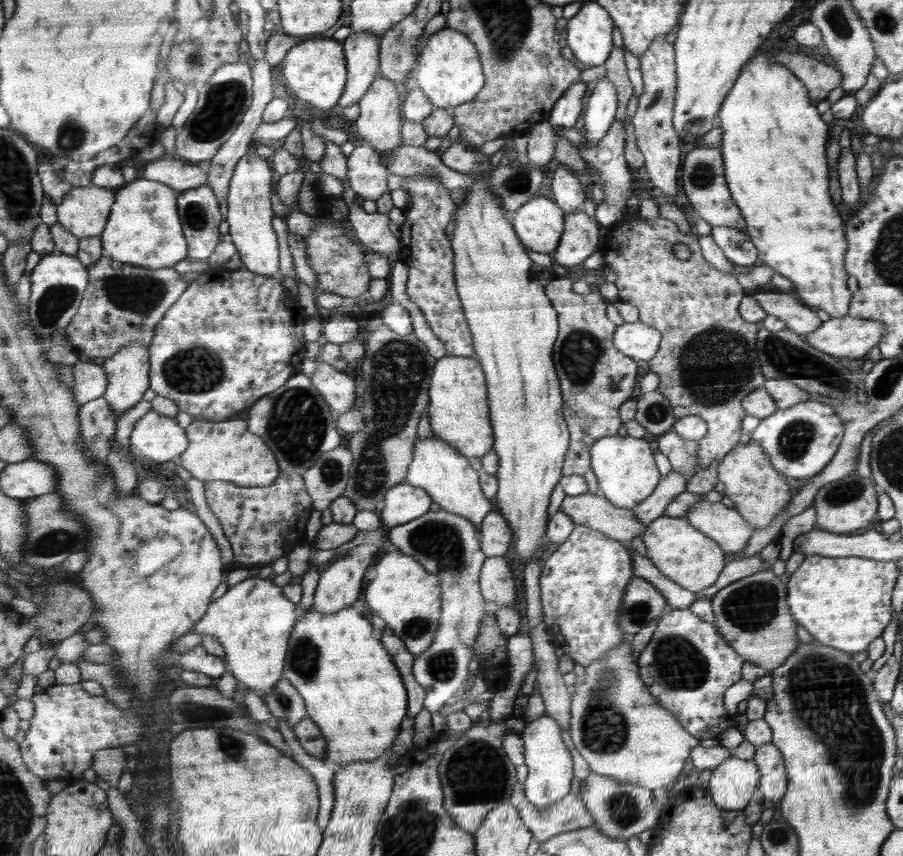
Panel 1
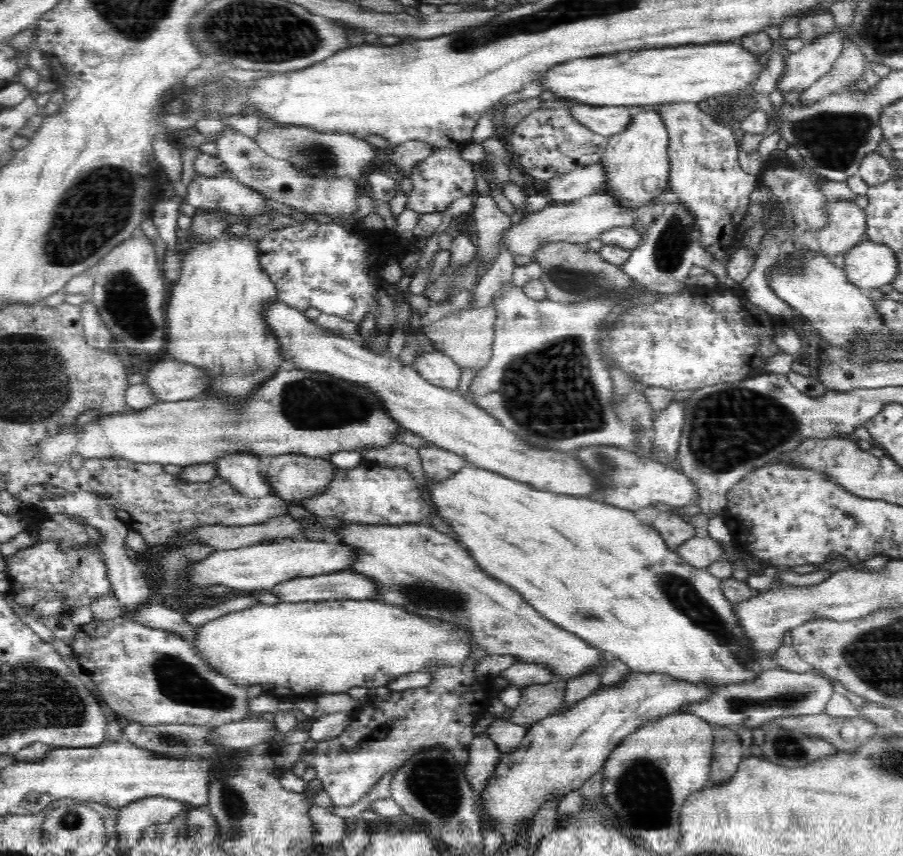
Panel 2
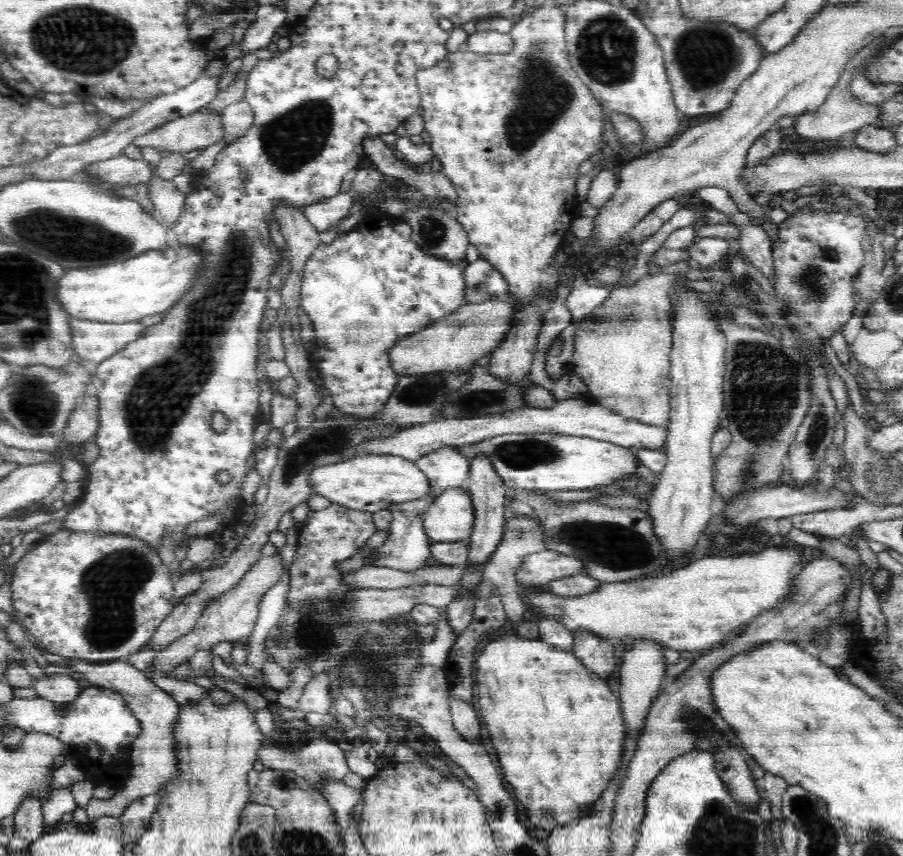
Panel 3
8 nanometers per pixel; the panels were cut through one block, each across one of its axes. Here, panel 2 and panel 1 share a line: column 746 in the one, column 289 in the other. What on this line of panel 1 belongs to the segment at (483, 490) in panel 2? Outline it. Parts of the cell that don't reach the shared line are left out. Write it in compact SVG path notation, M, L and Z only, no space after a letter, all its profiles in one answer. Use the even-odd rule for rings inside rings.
M312 605L309 611L306 611L304 615L302 613L300 623L294 625L294 629L292 629L292 633L290 634L286 651L286 662L283 668L283 678L289 680L295 686L304 700L307 717L315 721L323 732L323 737L327 740L325 758L335 762L339 766L343 766L343 764L349 764L349 762L355 762L355 760L374 760L375 758L379 758L379 756L385 755L384 752L390 750L390 746L394 744L394 740L398 736L402 720L406 718L406 702L408 700L406 700L406 690L401 674L398 672L393 658L384 648L383 642L378 642L376 638L372 638L372 626L370 626L370 622L366 618L362 618L362 614L354 610L354 607L343 608L343 610L334 614L323 614L323 612L313 610Z

